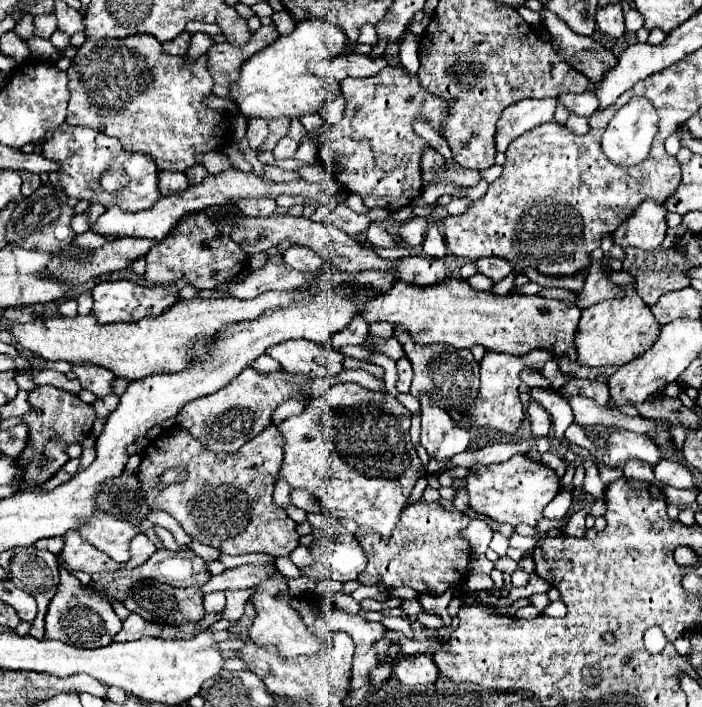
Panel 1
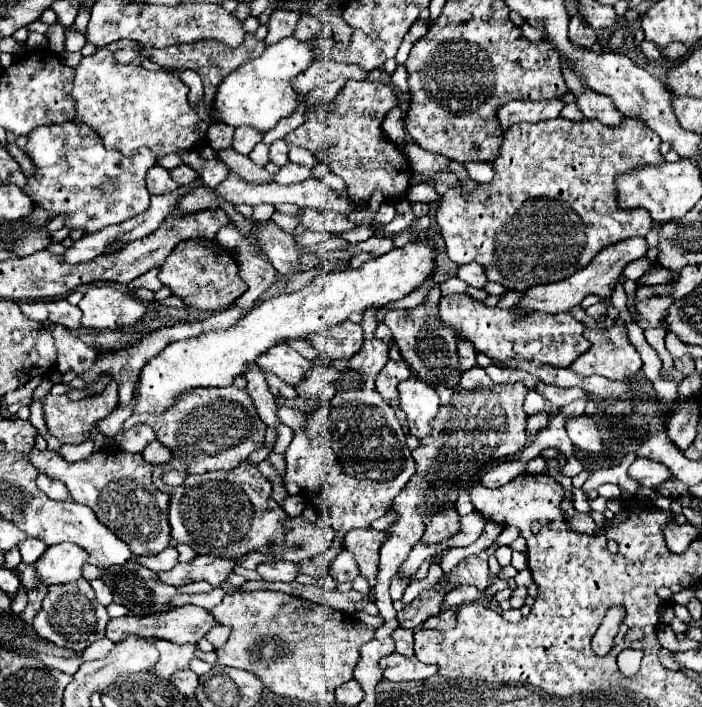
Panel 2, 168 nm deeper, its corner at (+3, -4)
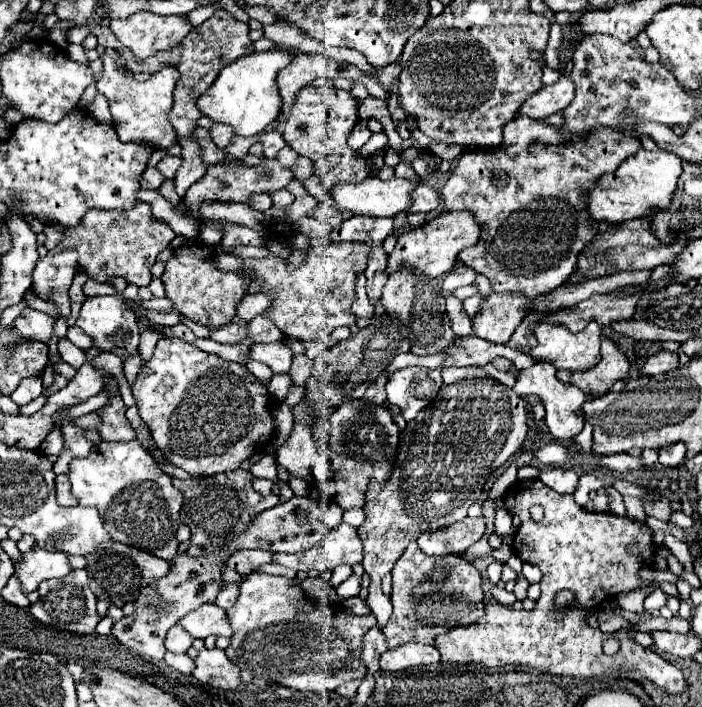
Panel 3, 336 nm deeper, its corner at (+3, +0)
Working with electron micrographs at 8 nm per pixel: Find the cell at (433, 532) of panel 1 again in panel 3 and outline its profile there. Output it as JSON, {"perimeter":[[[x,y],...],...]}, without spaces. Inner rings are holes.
{"perimeter":[[[340,523],[338,527],[330,529],[326,533],[326,537],[312,547],[310,551],[302,551],[302,553],[276,553],[274,563],[290,567],[294,571],[332,571],[336,565],[356,565],[362,563],[362,541],[358,539],[358,529],[348,525],[348,523]]]}

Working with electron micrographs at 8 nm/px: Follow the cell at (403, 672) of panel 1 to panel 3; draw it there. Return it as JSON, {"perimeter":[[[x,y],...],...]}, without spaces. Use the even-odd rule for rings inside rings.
{"perimeter":[[[406,643],[382,653],[380,669],[394,673],[416,665],[434,665],[438,661],[440,661],[440,653],[436,651],[436,647],[422,645],[422,643]]]}

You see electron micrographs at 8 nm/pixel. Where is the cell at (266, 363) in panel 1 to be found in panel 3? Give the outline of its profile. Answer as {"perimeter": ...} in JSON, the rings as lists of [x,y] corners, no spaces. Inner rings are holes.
{"perimeter":[[[274,375],[268,383],[268,393],[276,399],[276,401],[284,401],[286,395],[290,393],[290,387],[292,387],[292,379],[290,375]]]}

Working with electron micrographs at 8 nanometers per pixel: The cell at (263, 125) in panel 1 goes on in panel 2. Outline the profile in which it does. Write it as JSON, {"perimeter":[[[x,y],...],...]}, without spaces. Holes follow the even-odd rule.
{"perimeter":[[[236,127],[234,131],[234,139],[232,139],[232,149],[236,153],[248,155],[256,143],[262,141],[262,133],[254,131],[252,127]]]}

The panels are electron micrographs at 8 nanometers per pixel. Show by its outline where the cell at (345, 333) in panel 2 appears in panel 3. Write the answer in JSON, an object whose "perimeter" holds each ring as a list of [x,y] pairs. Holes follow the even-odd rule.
{"perimeter":[[[332,241],[324,247],[310,247],[306,261],[298,269],[290,269],[288,259],[270,255],[268,259],[246,259],[242,273],[248,275],[250,269],[256,269],[256,277],[264,283],[262,291],[272,293],[268,317],[286,337],[298,341],[322,341],[330,347],[330,333],[336,327],[352,327],[356,323],[356,315],[351,311],[356,273],[366,269],[370,253],[372,247],[366,243]]]}

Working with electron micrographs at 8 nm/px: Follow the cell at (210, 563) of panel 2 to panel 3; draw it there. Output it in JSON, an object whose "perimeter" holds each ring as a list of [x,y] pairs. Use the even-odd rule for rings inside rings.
{"perimeter":[[[250,549],[250,551],[236,551],[228,561],[226,567],[238,571],[242,577],[250,575],[252,571],[256,571],[258,565],[270,563],[272,561],[272,553],[262,551],[262,549]]]}

